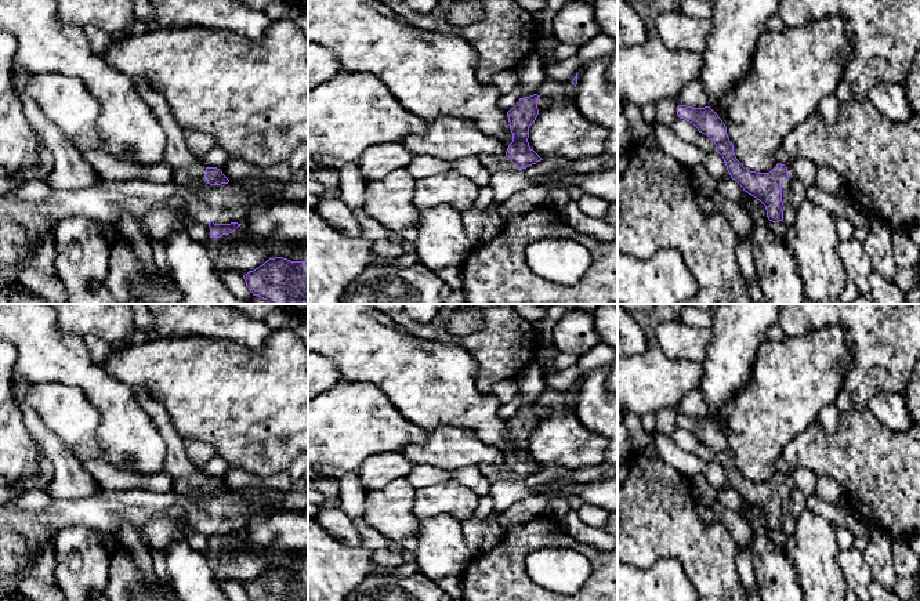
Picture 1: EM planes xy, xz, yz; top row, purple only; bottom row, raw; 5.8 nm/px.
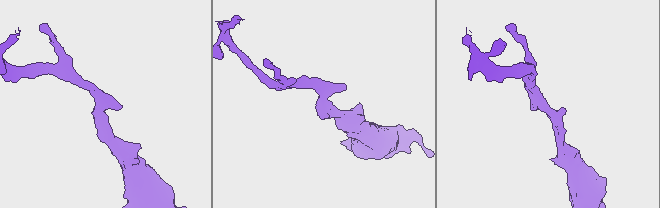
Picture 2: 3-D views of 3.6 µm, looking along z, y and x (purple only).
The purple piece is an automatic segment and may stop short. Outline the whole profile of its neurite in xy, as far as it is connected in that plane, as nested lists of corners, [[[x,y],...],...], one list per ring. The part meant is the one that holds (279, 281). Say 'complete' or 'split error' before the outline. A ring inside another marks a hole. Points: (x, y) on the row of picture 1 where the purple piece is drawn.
complete | [[[283,257],[267,260],[243,275],[246,286],[269,304],[308,304],[308,263]]]

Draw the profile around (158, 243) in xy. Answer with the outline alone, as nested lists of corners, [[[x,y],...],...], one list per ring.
[[[151,238],[149,239],[153,253],[153,261],[159,271],[171,272],[171,267],[166,257],[166,246],[163,238]]]

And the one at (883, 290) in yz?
[[[873,271],[869,276],[870,297],[874,304],[905,304],[905,294],[892,279]]]

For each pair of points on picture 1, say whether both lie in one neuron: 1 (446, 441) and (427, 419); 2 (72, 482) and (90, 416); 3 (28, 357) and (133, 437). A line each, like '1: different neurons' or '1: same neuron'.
1: different neurons
2: different neurons
3: same neuron

